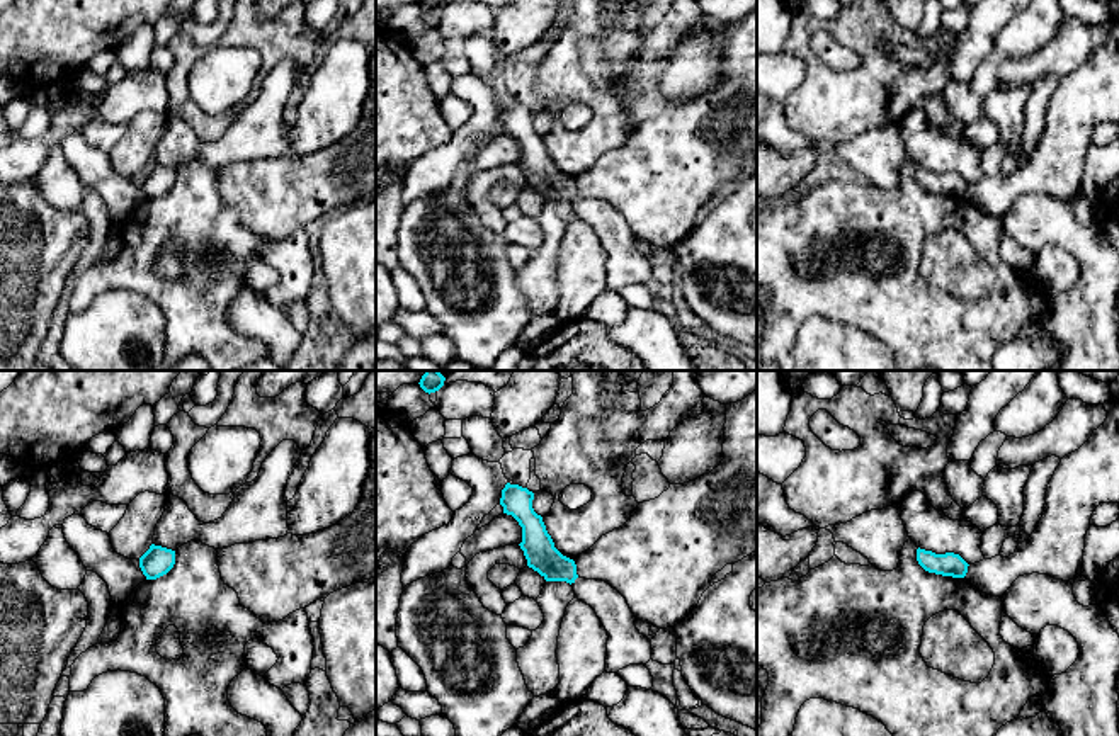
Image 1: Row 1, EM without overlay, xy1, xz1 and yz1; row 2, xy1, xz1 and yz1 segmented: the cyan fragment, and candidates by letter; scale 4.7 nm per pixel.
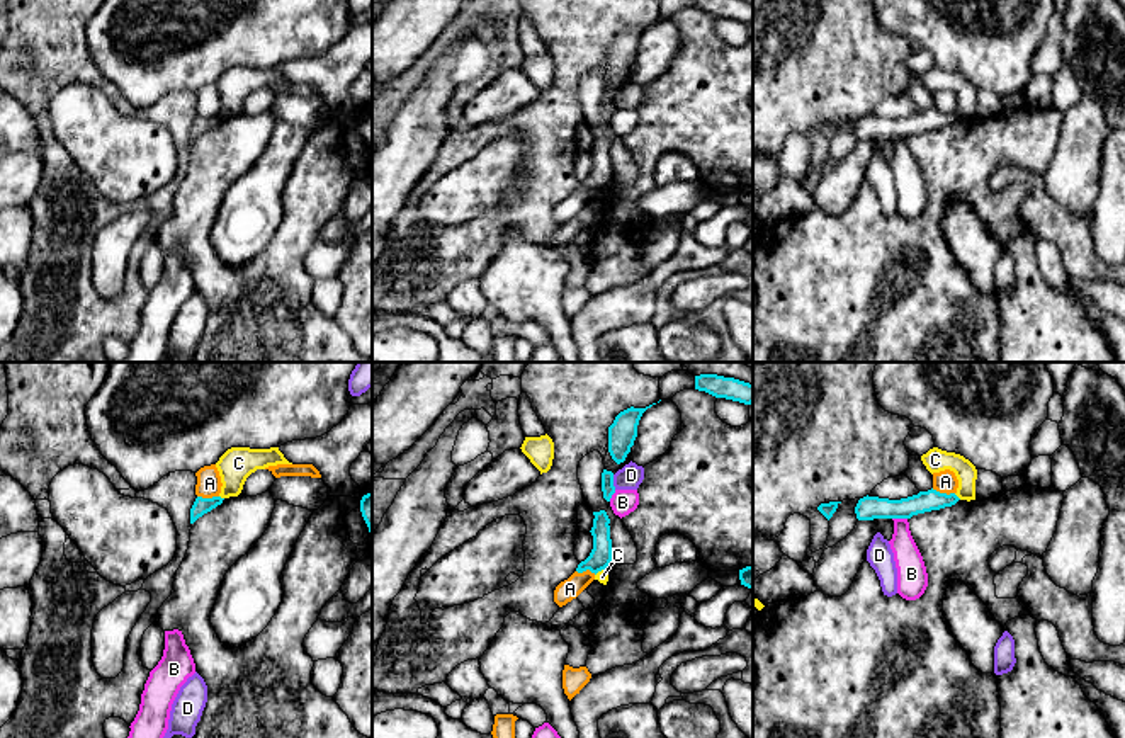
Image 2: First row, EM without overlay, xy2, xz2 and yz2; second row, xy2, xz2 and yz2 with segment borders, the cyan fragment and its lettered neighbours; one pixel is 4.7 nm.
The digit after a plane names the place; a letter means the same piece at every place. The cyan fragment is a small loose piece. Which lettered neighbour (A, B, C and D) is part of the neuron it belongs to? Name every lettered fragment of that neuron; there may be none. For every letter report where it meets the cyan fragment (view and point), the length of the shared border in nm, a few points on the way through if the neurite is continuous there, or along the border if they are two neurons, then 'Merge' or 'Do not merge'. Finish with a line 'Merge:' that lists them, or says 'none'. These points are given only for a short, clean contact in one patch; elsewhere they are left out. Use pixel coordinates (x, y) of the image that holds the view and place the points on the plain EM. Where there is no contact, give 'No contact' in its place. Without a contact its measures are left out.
A: Touches cyan at yz2 (944, 113). Shared border 110 nm. Do not merge
B: Touches cyan at yz2 (899, 136). Shared border 70 nm. Boundary: yz2 (893, 136), (906, 138). Do not merge
C: Touches cyan at yz2 (955, 114). Shared border 50 nm. Boundary: yz2 (954, 113), (961, 118). Do not merge
D: Touches cyan at xz2 (612, 101). Shared border 70 nm. Boundary: xz2 (612, 94), (616, 107). Do not merge
Merge: none

